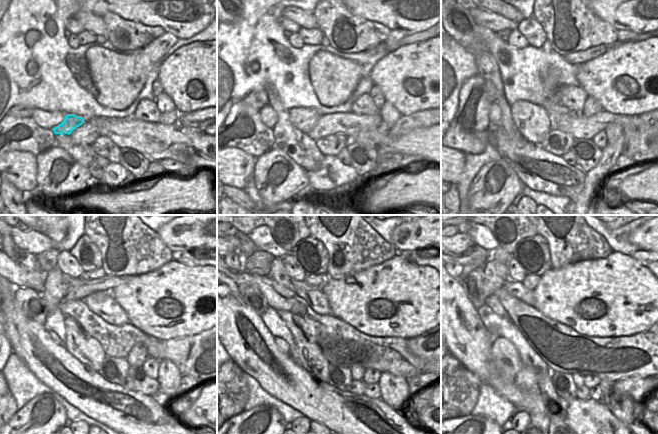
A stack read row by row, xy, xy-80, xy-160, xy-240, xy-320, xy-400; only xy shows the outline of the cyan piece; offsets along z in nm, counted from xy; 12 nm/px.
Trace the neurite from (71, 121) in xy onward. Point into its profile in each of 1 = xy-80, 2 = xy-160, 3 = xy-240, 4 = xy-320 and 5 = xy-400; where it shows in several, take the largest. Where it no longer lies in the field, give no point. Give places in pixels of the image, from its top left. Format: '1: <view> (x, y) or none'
1: xy-80 (304, 119)
2: xy-160 (532, 121)
3: xy-240 (88, 350)
4: xy-320 (311, 358)
5: xy-400 (556, 407)

